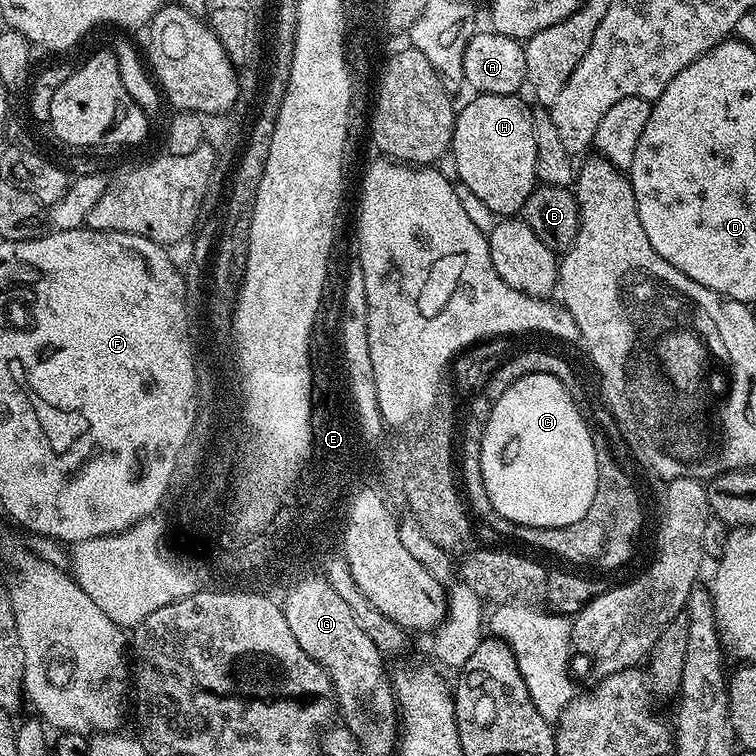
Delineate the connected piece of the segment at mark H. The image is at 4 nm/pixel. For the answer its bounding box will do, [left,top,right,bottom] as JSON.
[452,94,538,218]

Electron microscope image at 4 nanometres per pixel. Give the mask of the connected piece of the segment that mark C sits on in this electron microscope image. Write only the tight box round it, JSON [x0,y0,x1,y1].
[479,374,600,528]

